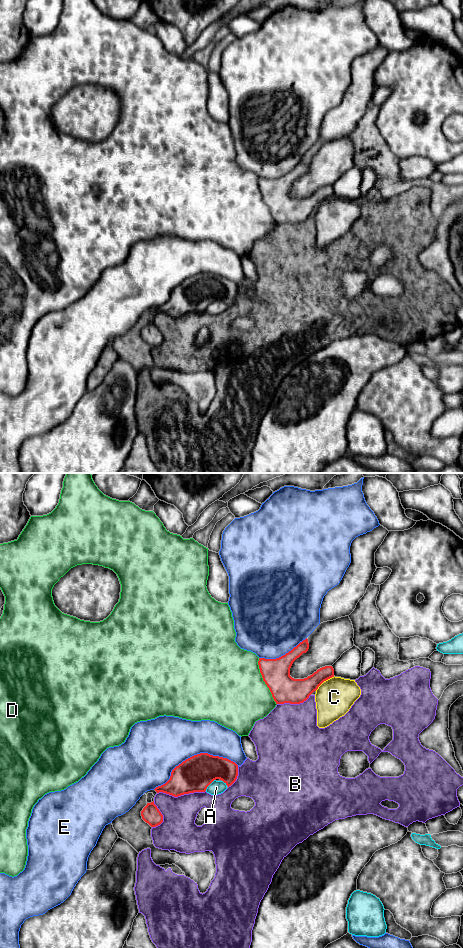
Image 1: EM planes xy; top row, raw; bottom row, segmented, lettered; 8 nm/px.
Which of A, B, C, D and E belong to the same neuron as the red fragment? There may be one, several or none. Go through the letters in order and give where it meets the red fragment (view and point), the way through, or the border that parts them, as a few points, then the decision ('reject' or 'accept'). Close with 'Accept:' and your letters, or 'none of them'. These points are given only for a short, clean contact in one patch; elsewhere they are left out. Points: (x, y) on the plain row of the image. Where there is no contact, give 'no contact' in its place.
A: xy (209, 304) | reject
B: xy (181, 314) | reject
C: xy (324, 200) | across xy (295, 211), (311, 203), (324, 200), (334, 217) | accept
D: xy (263, 200) | reject
E: xy (194, 275) | reject
Accept: C

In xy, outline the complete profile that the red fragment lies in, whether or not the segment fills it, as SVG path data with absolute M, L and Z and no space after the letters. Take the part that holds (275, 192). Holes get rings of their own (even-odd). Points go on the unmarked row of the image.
M308 159L300 162L296 167L285 175L276 179L259 178L258 185L263 201L269 208L276 224L300 224L306 221L315 211L315 222L317 229L317 246L325 248L344 236L354 222L360 217L361 209L355 200L344 199L334 196L332 186L318 189L312 195L304 199L294 199L290 196L290 188L293 182L309 169Z

